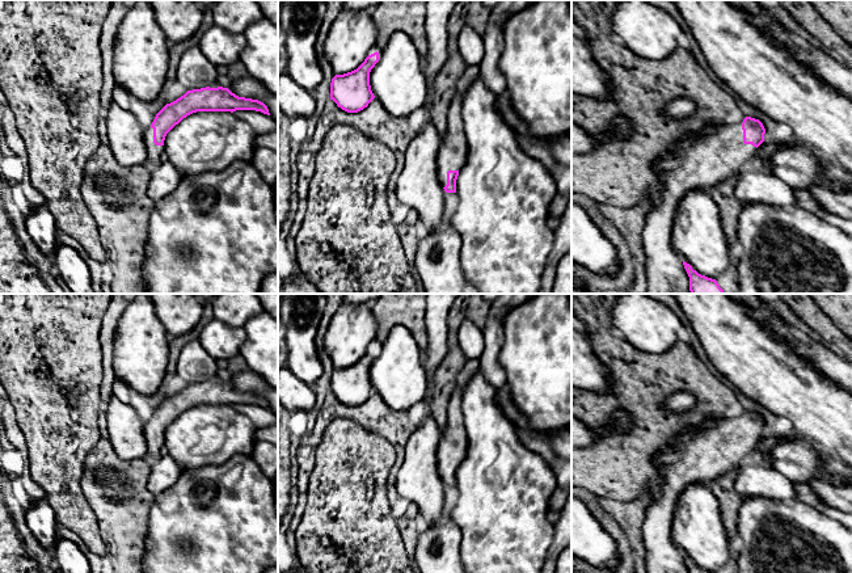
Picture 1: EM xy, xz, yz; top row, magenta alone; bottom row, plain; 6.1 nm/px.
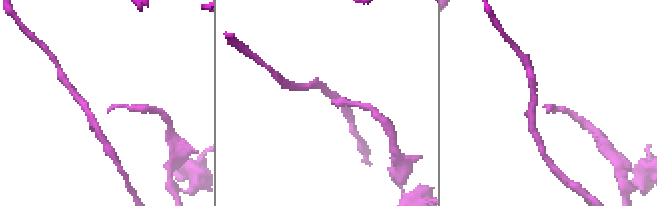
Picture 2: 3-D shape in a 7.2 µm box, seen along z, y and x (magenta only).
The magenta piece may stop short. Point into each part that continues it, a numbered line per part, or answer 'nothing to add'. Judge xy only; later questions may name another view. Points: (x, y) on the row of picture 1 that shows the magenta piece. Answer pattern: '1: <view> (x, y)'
1: xy (154, 152)

